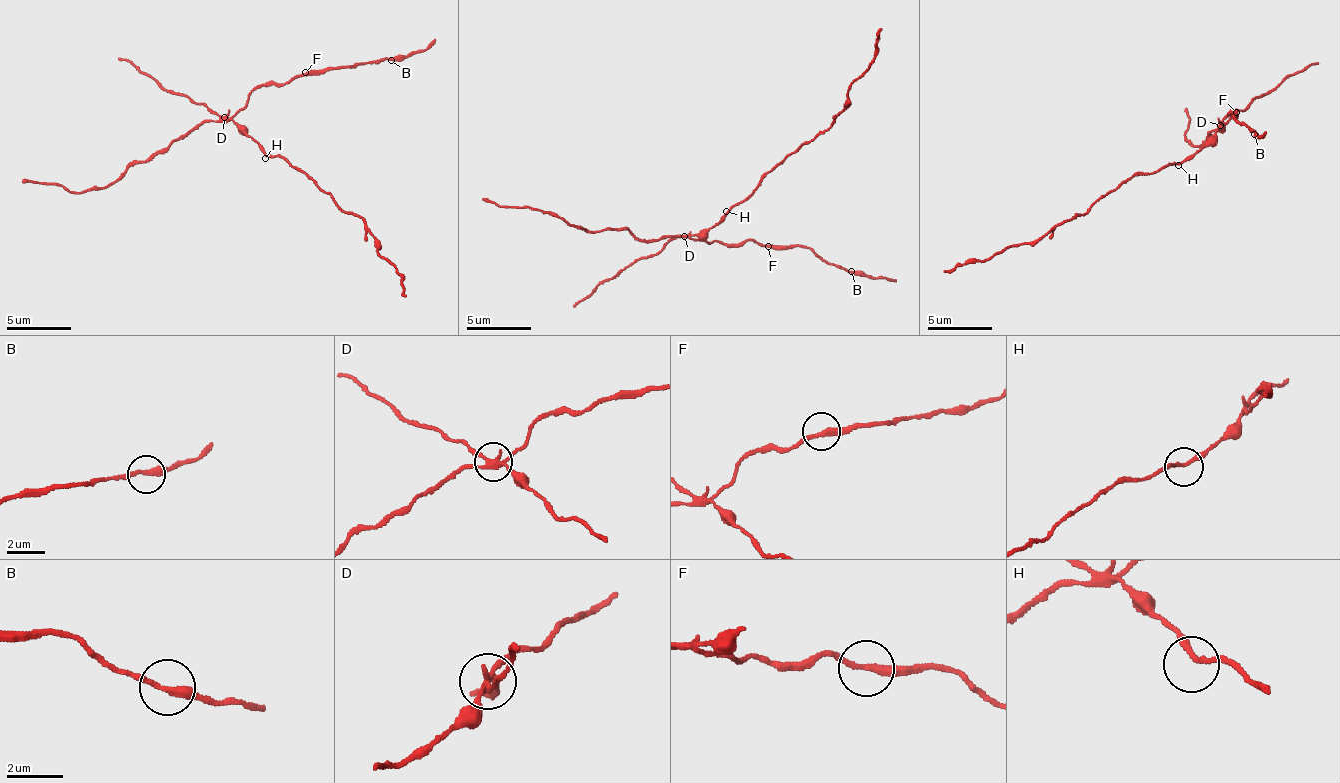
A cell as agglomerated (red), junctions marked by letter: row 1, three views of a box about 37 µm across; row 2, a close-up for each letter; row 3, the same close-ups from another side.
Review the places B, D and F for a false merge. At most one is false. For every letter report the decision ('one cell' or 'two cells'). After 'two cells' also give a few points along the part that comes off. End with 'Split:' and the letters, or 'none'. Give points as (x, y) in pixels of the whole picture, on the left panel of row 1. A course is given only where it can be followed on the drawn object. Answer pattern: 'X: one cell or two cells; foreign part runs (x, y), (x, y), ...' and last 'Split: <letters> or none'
B: one cell
D: two cells; foreign part runs (223, 116), (242, 125), (265, 154), (311, 177), (344, 209), (361, 219), (379, 255), (399, 275), (405, 294)
F: one cell
Split: D

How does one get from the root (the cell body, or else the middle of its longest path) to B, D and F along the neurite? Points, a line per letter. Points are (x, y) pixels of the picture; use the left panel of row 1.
B: (268, 154), (256, 140), (247, 138), (233, 117), (256, 89), (288, 84), (312, 72), (391, 60)
D: (268, 154), (256, 140), (241, 133), (233, 121), (226, 121), (223, 116)
F: (268, 154), (256, 140), (247, 138), (233, 117), (256, 89), (263, 85), (288, 84), (305, 72)

